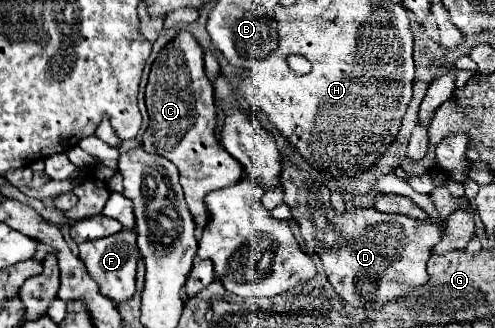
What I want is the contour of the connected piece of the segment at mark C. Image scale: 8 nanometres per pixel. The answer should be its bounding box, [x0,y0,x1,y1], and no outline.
[141,32,245,228]

